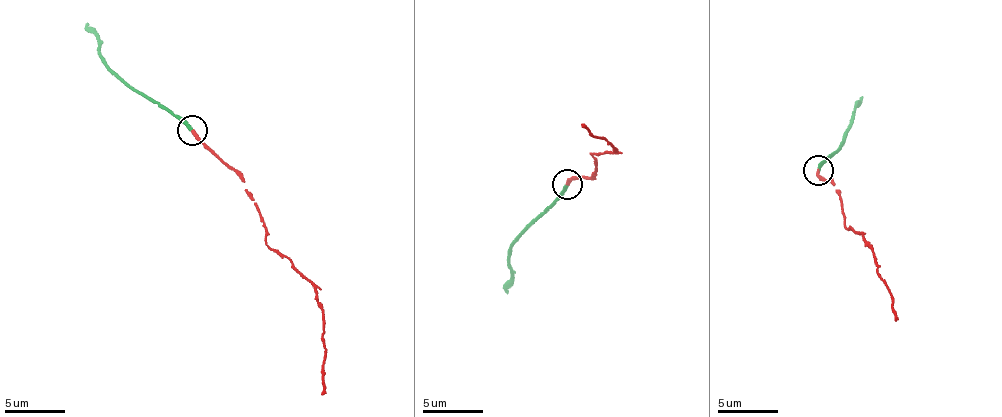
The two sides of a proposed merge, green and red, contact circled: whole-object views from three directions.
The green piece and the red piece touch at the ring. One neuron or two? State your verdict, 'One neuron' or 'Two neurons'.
One neuron

